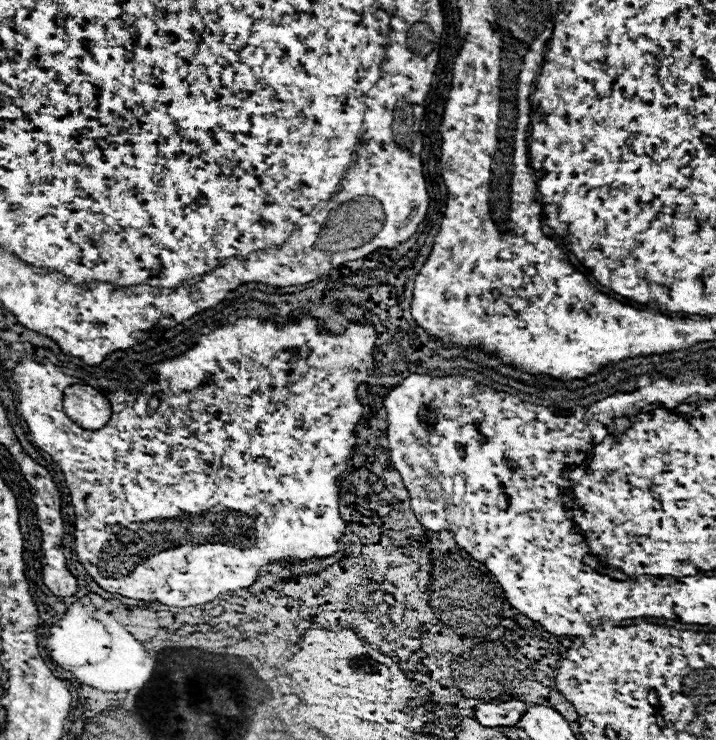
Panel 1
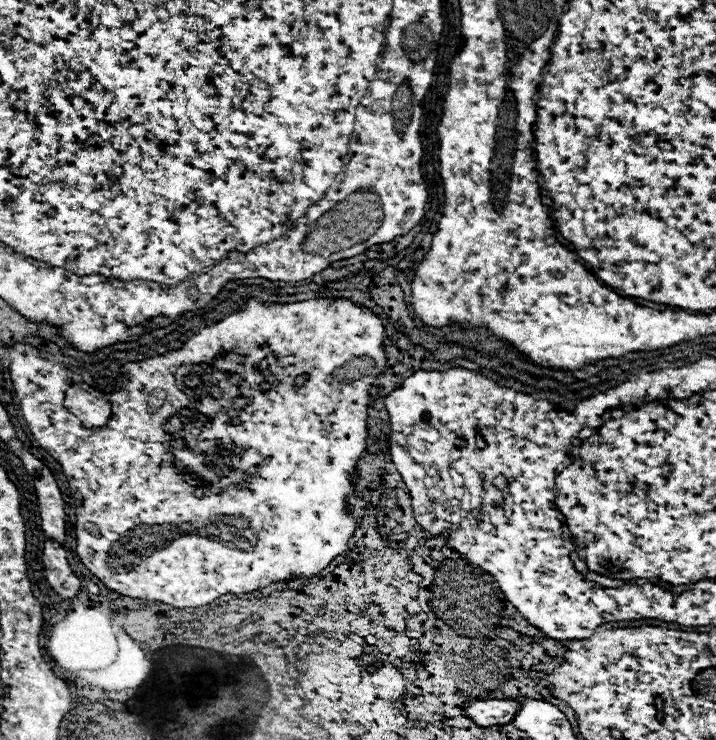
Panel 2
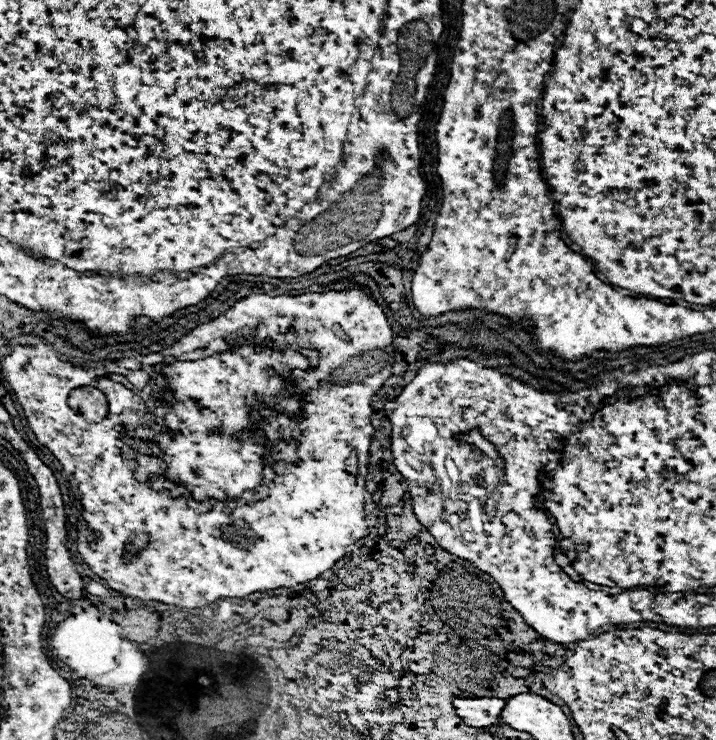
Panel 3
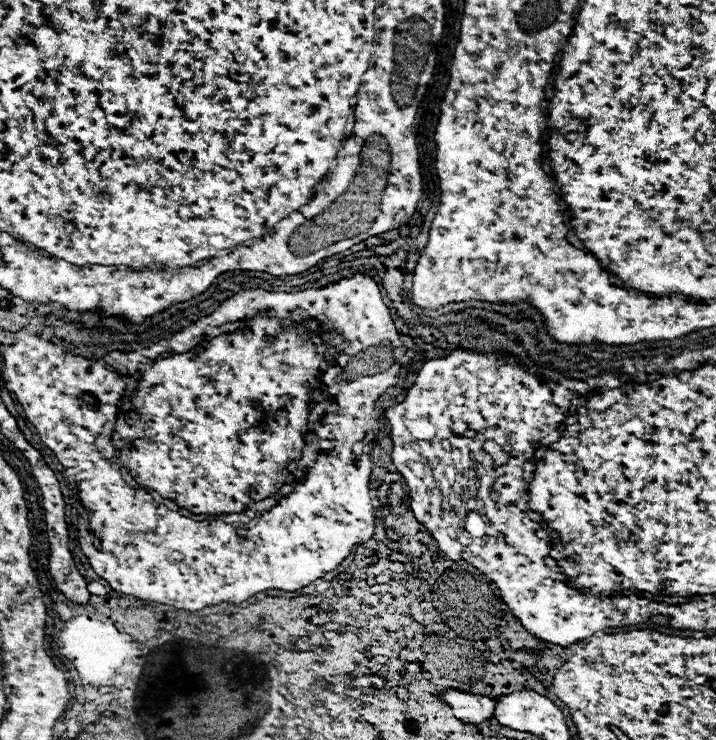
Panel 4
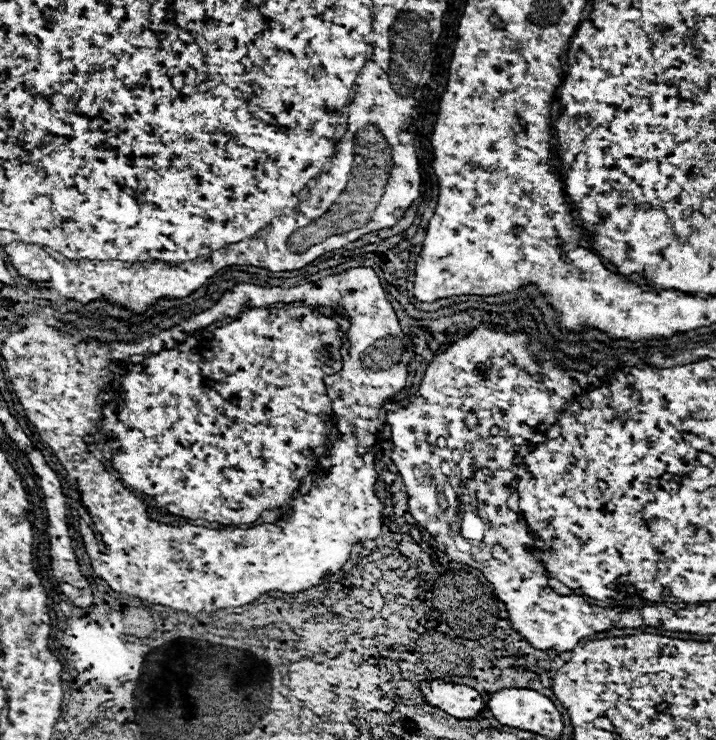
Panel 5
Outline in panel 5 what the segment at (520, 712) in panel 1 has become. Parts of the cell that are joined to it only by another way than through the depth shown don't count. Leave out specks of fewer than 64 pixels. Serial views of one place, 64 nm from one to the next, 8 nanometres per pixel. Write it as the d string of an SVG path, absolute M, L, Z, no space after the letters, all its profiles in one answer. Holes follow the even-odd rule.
M434 680L434 682L422 684L422 694L432 706L438 706L440 710L460 720L476 718L486 708L484 698L468 686L444 684L444 682Z

